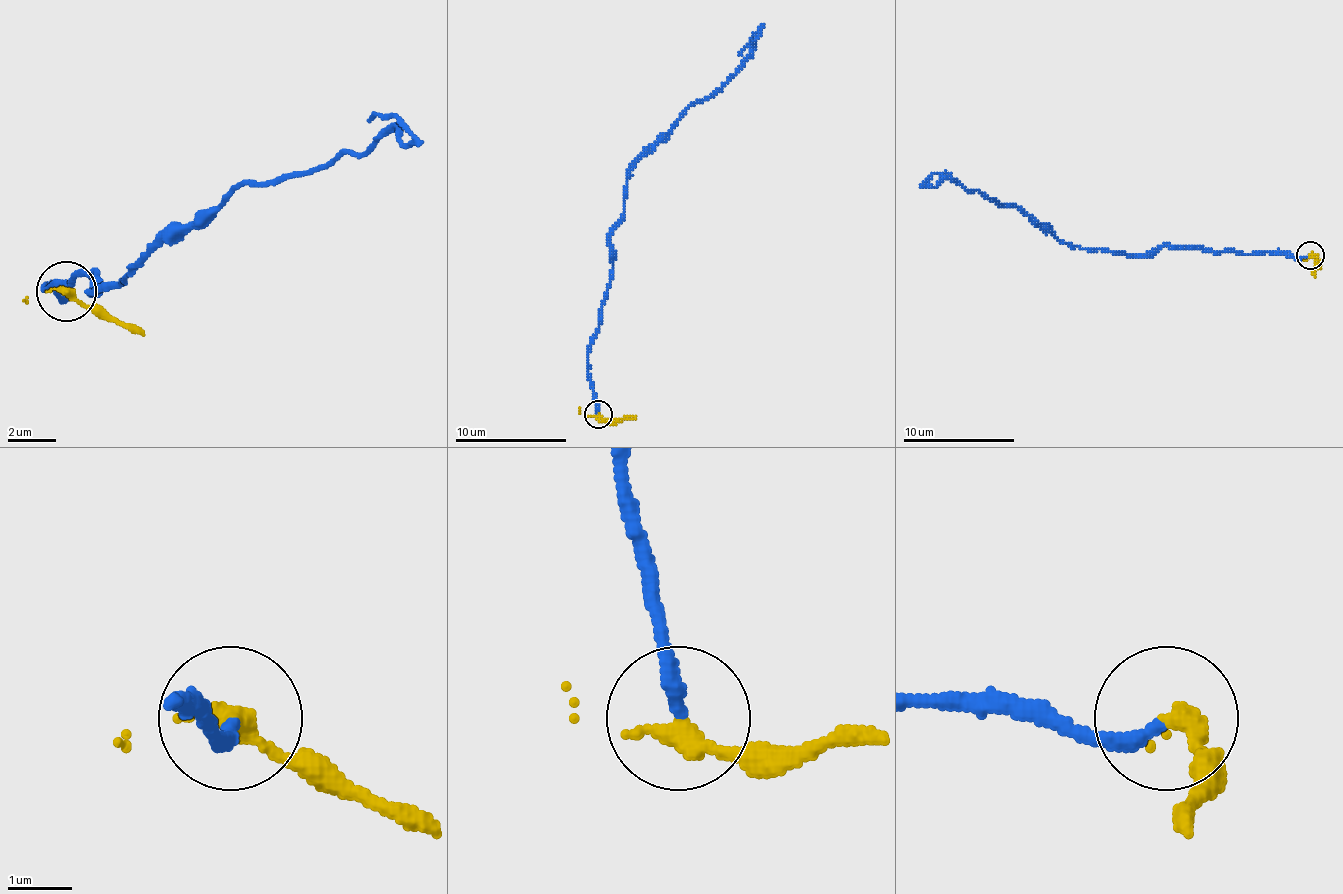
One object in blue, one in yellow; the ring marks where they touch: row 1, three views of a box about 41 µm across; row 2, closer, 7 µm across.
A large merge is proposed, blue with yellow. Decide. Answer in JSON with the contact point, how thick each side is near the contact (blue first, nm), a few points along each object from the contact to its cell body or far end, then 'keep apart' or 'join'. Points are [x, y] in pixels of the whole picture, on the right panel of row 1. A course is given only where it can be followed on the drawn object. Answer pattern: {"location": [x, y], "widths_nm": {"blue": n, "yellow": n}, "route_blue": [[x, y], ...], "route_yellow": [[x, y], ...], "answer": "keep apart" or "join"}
{"location": [1310, 255], "widths_nm": {"blue": 240, "yellow": 380}, "route_blue": [[1309, 254], [1178, 246], [1124, 254], [1068, 246], [1015, 207], [976, 190], [948, 179], [920, 184]], "route_yellow": [[1309, 254], [1315, 260], [1315, 277]], "answer": "keep apart"}

